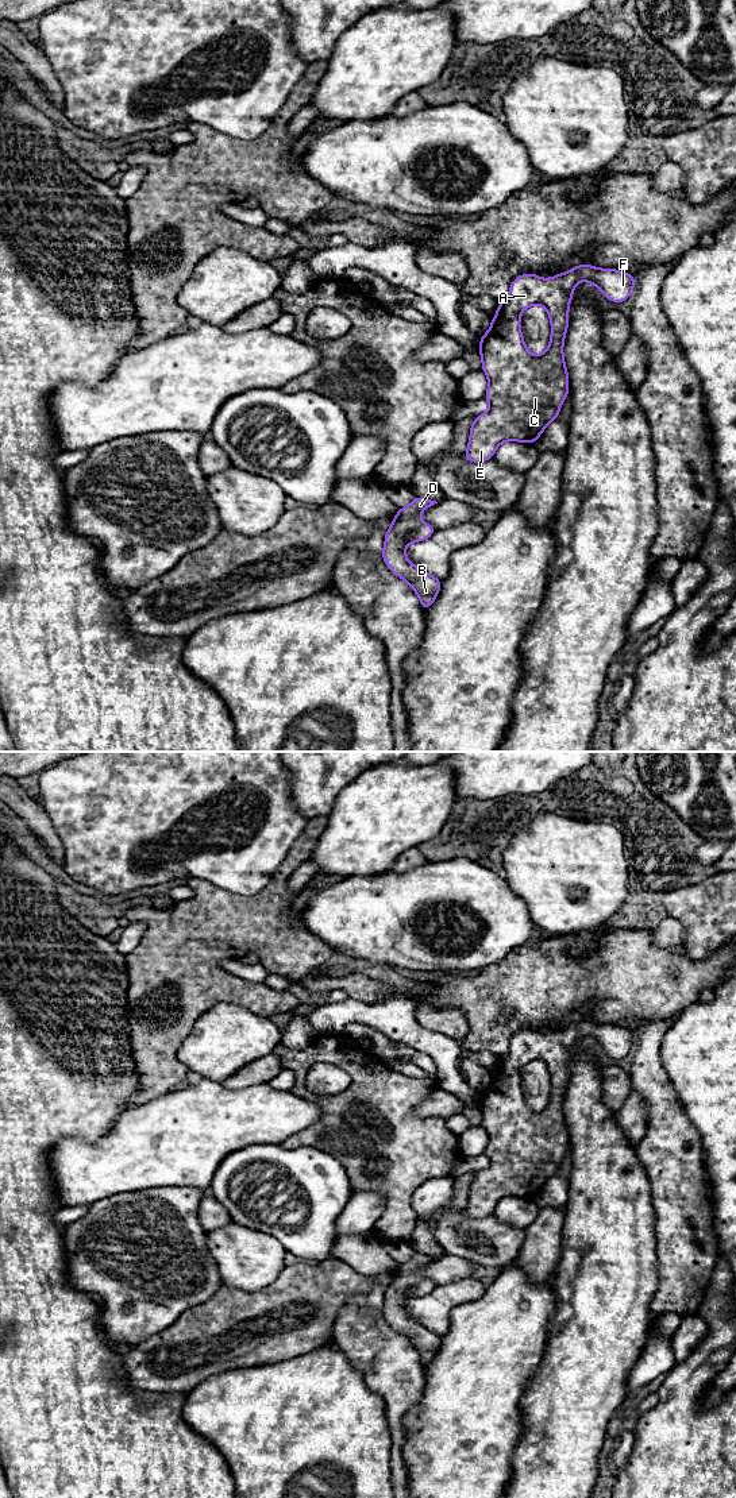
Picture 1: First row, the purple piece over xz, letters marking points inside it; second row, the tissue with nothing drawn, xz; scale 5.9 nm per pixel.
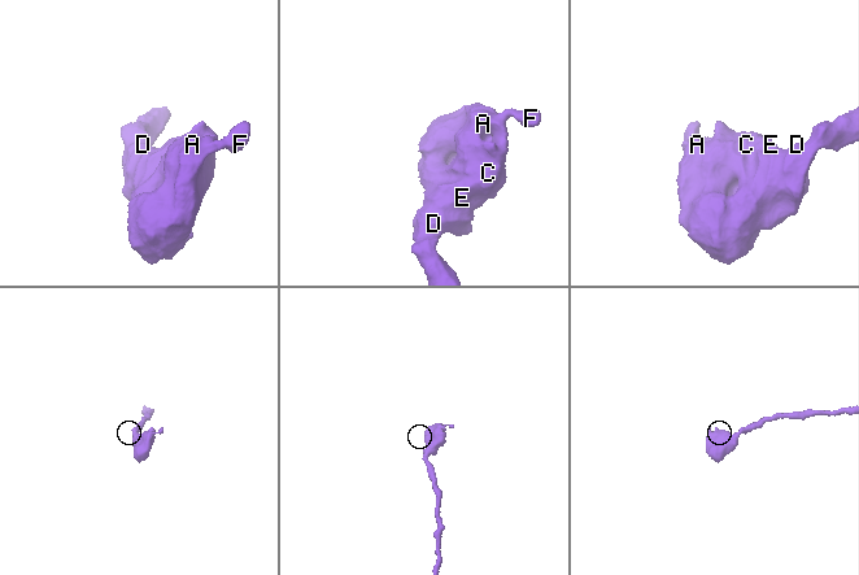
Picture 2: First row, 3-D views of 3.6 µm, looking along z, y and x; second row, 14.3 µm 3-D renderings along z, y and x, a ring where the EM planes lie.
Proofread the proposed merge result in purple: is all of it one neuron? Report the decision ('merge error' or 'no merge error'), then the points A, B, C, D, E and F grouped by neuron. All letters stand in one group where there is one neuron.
no merge error; groups A B C D E F

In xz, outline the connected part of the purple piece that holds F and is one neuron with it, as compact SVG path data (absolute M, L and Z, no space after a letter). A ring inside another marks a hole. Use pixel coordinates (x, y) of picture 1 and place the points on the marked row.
M592 265L543 279L537 274L515 278L505 301L498 302L490 329L481 336L481 371L489 378L485 399L490 409L475 416L463 453L467 462L493 459L504 441L535 444L547 425L558 418L569 389L563 343L569 306L579 281L592 282L614 304L635 290L635 275ZM531 305L546 308L551 320L548 348L539 356L528 352L520 331L520 316Z

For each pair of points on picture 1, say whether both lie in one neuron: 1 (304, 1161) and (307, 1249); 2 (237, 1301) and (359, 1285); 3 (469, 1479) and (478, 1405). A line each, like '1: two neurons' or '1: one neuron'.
1: one neuron
2: one neuron
3: one neuron

